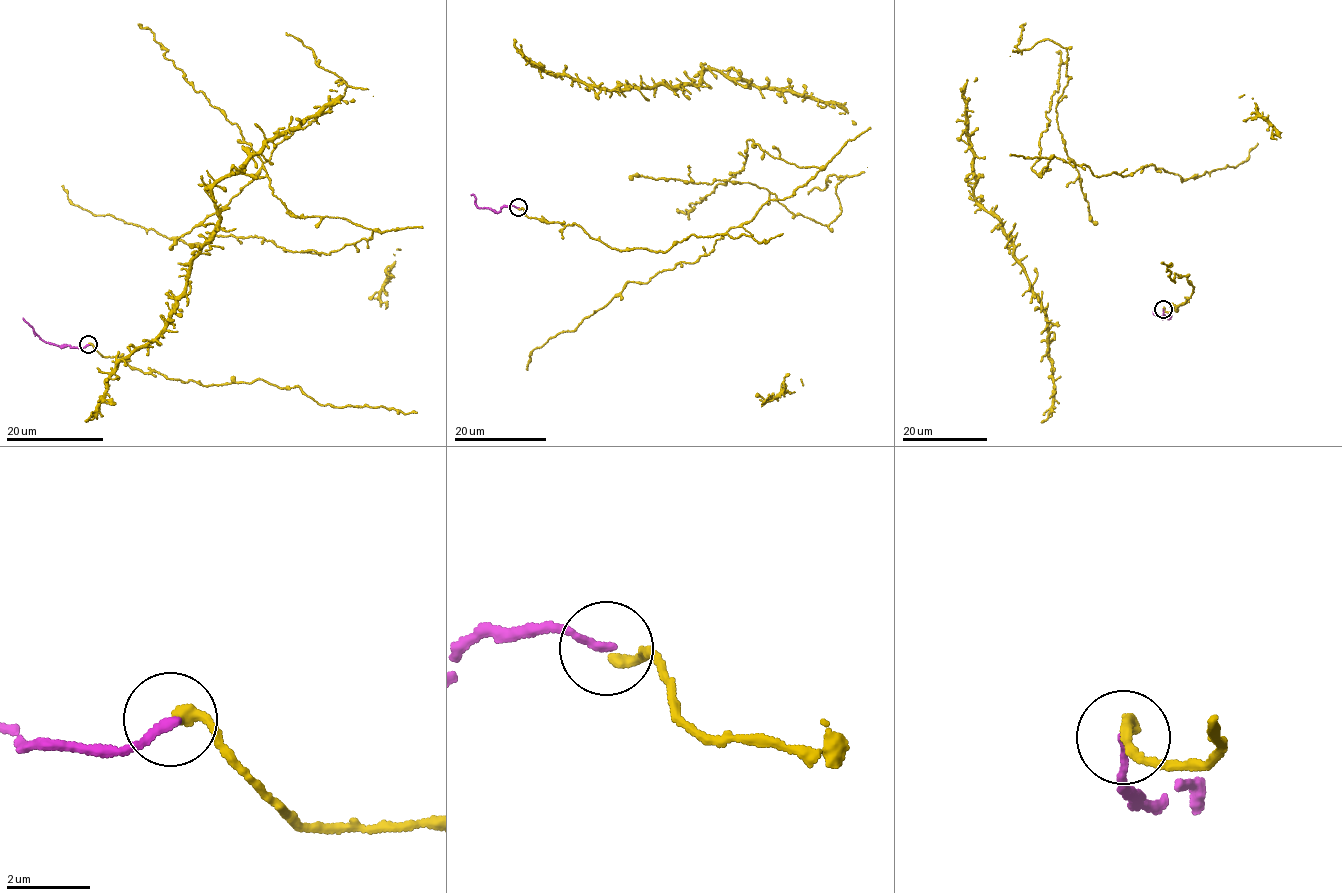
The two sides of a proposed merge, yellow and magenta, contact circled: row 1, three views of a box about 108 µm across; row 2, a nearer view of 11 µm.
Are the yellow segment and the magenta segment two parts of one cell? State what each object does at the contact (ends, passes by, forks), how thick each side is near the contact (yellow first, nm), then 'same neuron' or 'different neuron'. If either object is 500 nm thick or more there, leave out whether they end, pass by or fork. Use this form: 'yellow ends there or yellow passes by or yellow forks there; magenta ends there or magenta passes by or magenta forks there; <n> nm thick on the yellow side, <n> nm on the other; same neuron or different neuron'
yellow ends there; magenta ends there; 280 nm thick on the yellow side, 200 nm on the other; same neuron

